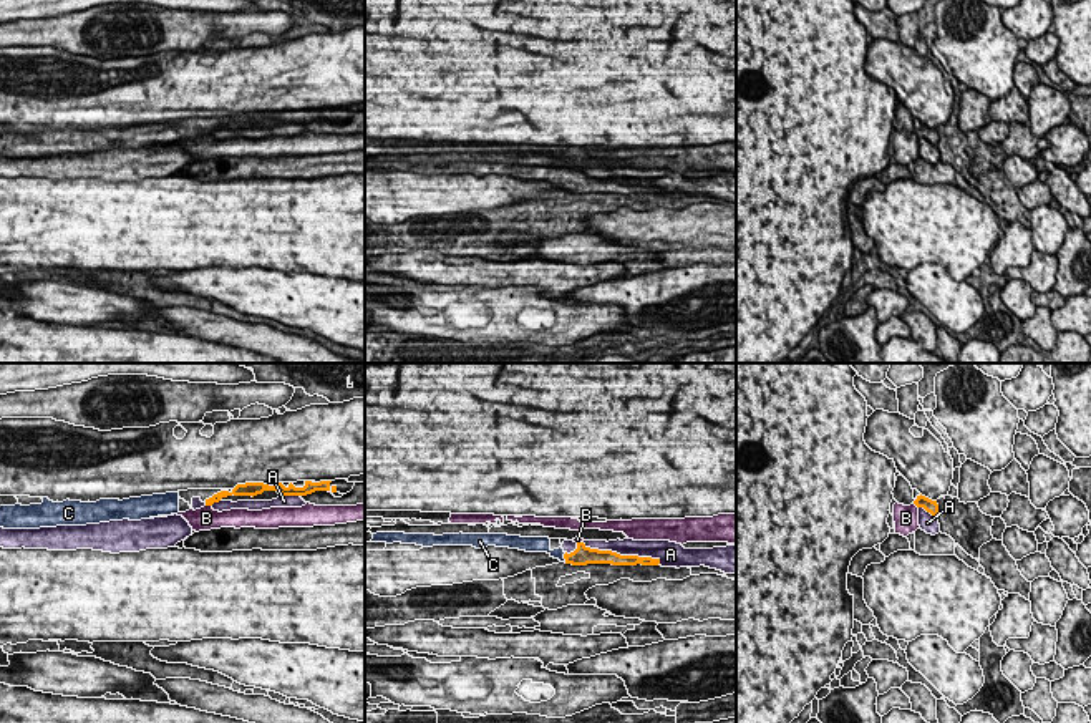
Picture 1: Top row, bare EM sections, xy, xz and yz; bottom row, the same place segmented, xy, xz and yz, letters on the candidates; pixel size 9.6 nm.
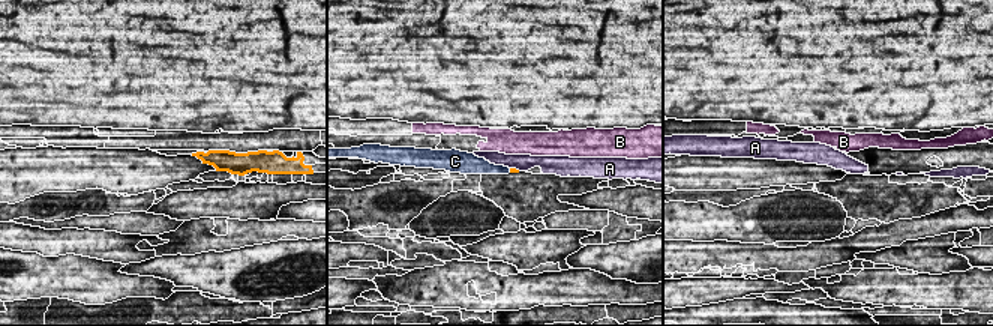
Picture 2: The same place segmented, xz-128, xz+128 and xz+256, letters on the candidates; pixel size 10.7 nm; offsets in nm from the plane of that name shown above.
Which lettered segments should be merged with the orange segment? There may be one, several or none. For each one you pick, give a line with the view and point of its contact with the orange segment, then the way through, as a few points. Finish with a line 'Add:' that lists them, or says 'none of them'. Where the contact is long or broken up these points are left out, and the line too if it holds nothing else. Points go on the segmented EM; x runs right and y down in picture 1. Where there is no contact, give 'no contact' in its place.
C: contact xz (564, 558); way xz (582, 556), (564, 558), (551, 553), (543, 544)
Add: C

